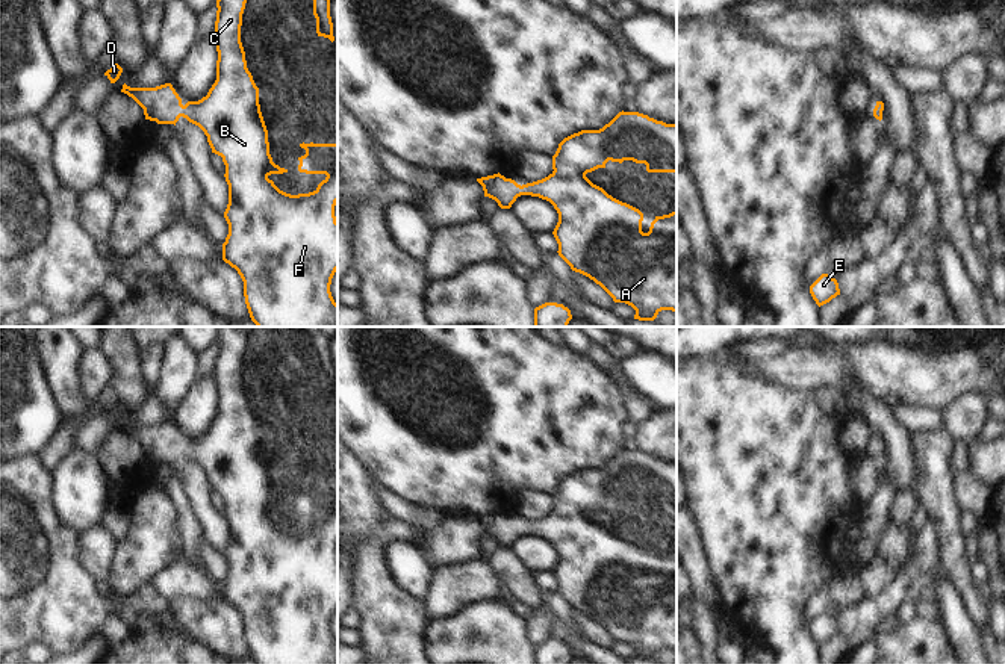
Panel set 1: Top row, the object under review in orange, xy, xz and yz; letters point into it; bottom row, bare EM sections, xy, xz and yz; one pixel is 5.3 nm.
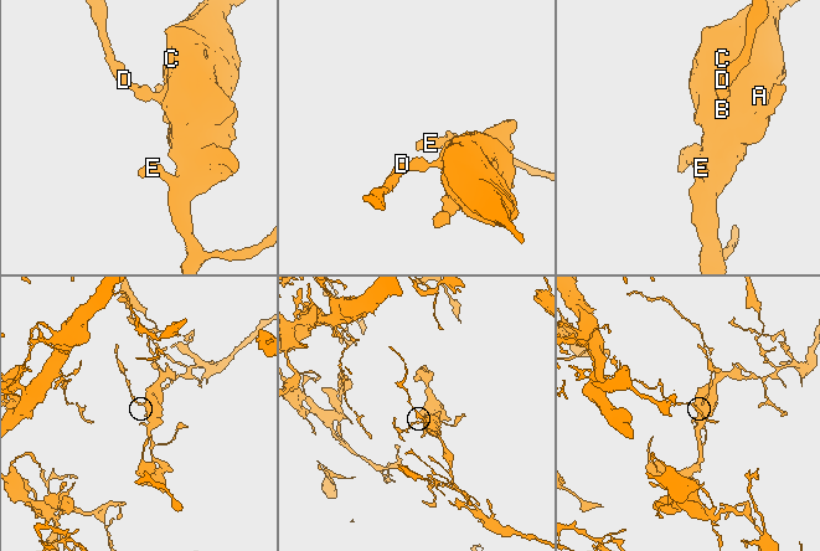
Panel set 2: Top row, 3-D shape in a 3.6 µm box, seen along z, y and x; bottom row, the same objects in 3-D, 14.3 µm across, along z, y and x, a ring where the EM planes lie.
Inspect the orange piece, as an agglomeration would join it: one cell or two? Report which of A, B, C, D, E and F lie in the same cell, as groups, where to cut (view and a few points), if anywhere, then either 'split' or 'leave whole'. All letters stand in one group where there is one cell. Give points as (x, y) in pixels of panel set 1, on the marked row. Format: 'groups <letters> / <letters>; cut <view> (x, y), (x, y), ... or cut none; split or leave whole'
groups A B C D E F; cut none; leave whole

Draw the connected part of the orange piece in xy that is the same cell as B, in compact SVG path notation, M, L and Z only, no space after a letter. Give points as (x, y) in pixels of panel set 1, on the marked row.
M216 0L216 21L213 41L216 44L216 80L207 95L198 101L182 104L182 98L171 83L156 88L130 88L123 85L121 92L132 97L142 109L145 119L157 124L174 124L180 116L198 126L207 136L212 153L222 157L226 182L229 185L229 204L224 218L229 234L222 244L222 260L238 271L244 281L244 296L251 321L257 327L338 327L338 304L330 284L338 271L338 221L334 206L338 203L338 144L300 144L306 154L298 157L298 171L306 174L325 174L327 177L313 192L291 195L280 191L271 174L283 174L288 169L272 162L269 154L268 130L260 112L259 88L247 68L245 51L241 42L242 14L247 0Z

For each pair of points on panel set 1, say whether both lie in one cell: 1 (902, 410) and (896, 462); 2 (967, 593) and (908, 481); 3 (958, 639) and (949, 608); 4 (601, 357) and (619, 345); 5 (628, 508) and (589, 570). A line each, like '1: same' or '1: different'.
1: different
2: different
3: same
4: different
5: same

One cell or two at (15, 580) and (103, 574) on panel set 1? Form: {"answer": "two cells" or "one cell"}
{"answer": "two cells"}

